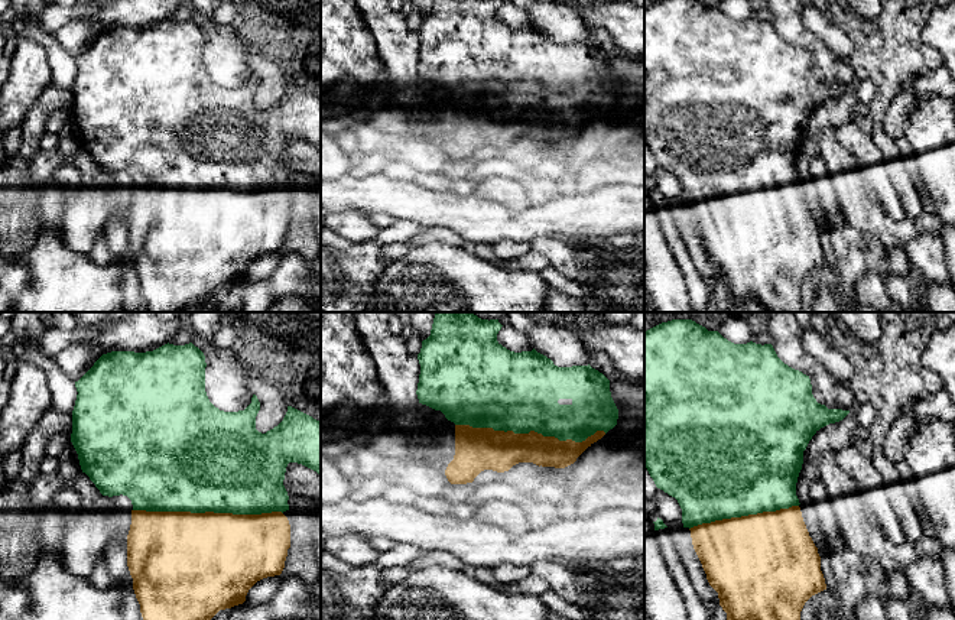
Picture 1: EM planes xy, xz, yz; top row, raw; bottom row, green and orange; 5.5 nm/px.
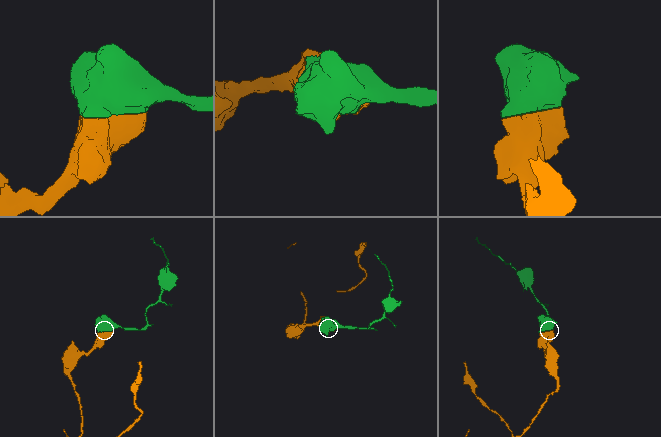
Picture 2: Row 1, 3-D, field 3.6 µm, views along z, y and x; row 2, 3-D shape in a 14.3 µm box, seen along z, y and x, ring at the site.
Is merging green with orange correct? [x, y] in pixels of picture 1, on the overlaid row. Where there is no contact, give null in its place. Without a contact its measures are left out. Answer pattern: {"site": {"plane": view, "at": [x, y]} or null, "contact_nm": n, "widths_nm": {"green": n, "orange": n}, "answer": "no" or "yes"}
{"site": {"plane": "xz", "at": [530, 429]}, "contact_nm": 850, "widths_nm": {"green": 440, "orange": 220}, "answer": "yes"}

